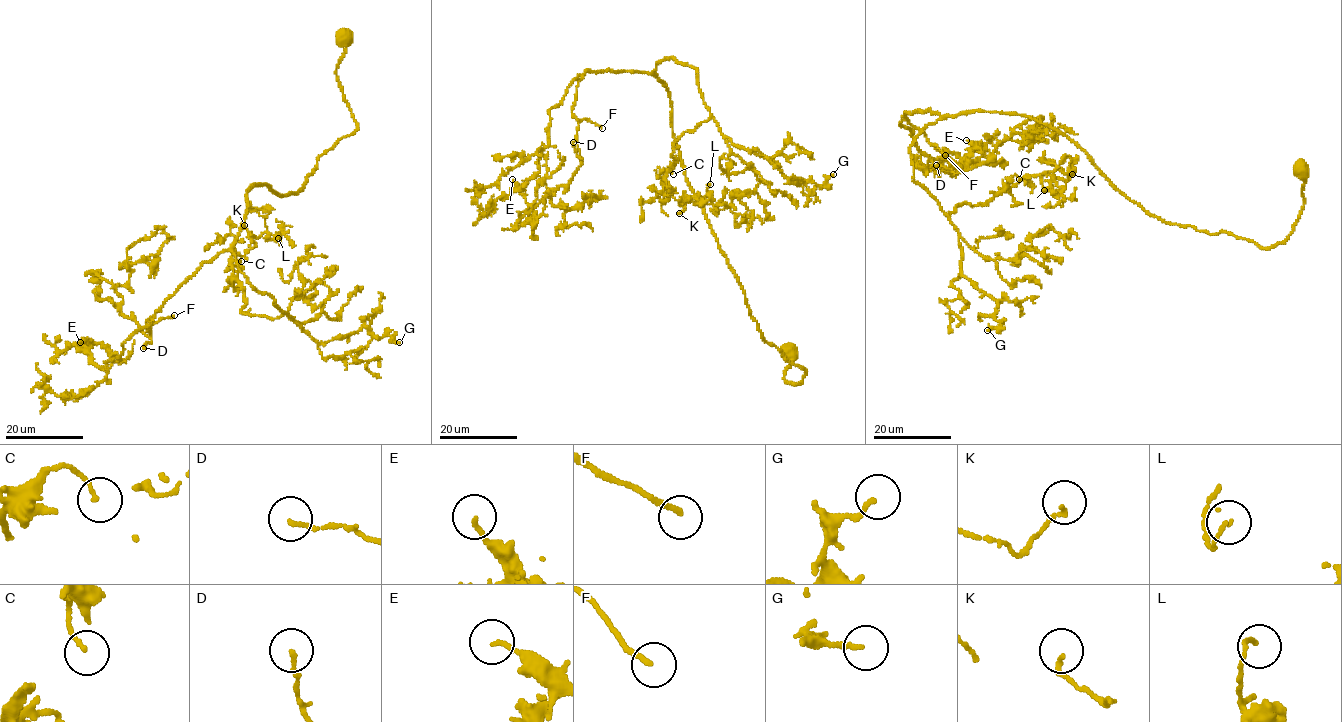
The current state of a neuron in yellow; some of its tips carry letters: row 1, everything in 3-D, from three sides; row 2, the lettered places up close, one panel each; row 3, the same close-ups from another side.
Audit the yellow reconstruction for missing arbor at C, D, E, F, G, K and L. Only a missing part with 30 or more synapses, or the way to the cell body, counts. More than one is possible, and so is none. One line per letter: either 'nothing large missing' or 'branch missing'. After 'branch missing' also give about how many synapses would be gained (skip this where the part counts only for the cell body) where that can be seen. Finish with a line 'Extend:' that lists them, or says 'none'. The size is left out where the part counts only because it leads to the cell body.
C: nothing large missing
D: nothing large missing
E: nothing large missing
F: branch missing; 100 synapses
G: nothing large missing
K: nothing large missing
L: nothing large missing
Extend: F

